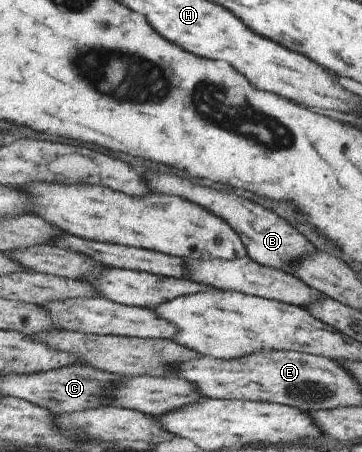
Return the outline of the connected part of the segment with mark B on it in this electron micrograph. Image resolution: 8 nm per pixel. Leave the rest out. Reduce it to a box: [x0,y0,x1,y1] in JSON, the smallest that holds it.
[144,172,316,272]

